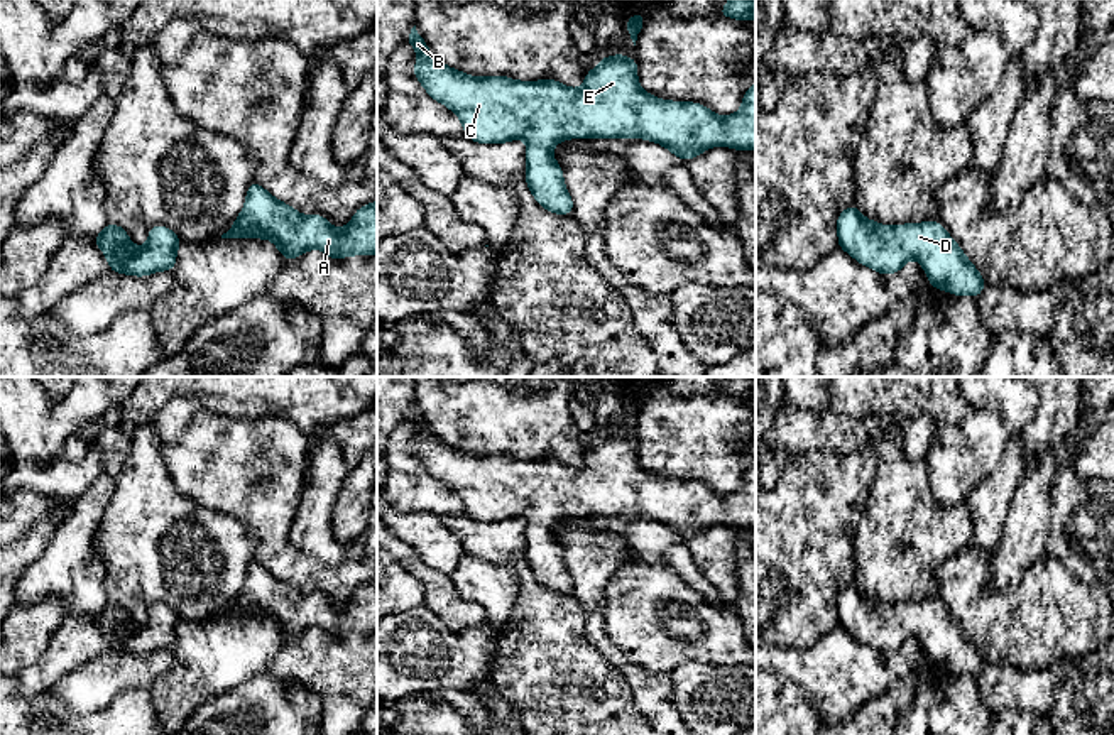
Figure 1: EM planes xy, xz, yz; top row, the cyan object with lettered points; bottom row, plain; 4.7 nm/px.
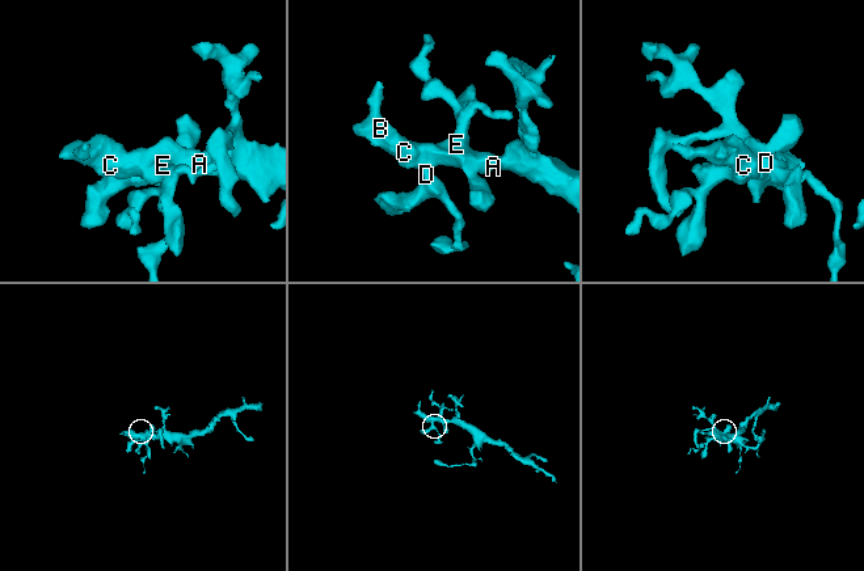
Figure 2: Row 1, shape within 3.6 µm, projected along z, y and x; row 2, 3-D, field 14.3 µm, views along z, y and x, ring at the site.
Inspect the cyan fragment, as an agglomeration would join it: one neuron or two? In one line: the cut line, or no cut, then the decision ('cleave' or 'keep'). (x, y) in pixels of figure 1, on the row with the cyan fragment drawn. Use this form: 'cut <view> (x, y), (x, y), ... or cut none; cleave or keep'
cut none; keep

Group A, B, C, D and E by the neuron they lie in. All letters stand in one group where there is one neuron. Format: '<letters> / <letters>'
A B C D E

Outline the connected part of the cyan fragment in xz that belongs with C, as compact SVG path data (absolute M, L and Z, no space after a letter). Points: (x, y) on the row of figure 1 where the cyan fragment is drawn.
M416 25L406 41L418 51L414 76L433 100L458 115L468 139L478 144L526 140L526 182L538 204L556 215L571 215L573 211L563 171L551 155L553 147L565 139L647 139L664 145L683 161L715 145L742 152L756 149L756 81L745 91L737 113L717 117L702 103L666 101L646 93L637 83L636 59L624 54L602 57L598 66L587 73L583 86L573 90L554 79L514 81L507 76L467 76L438 61L418 34Z

